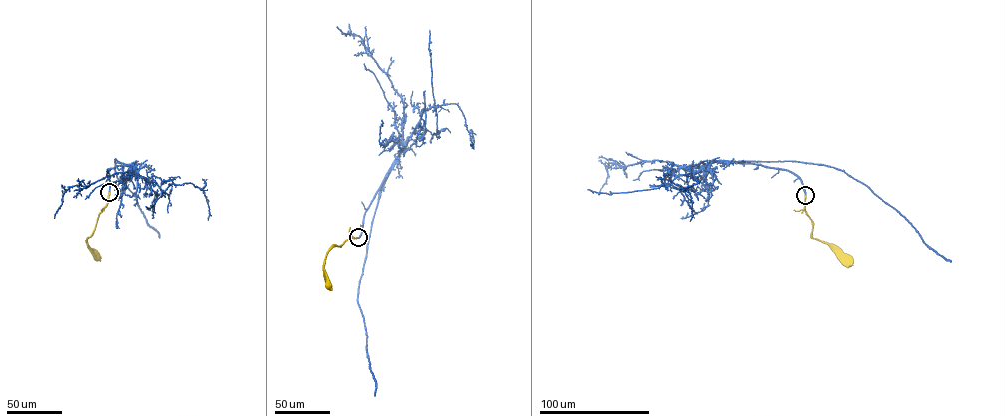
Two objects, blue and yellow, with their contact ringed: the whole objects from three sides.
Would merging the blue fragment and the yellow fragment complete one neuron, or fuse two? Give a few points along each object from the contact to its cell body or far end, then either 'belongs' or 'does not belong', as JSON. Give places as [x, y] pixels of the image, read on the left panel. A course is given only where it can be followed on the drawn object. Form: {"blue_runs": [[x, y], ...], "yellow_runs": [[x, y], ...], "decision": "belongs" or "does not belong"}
{"blue_runs": [[109, 192], [107, 170], [124, 165], [115, 158], [117, 177], [133, 193], [147, 224], [160, 238]], "yellow_runs": [[109, 192], [108, 202], [87, 240], [96, 257]], "decision": "belongs"}

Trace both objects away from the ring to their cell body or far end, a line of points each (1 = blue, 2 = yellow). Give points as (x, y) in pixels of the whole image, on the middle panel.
1: (358, 237), (365, 211), (388, 172), (372, 225), (357, 302), (364, 320), (366, 350), (375, 381), (375, 396)
2: (358, 237), (347, 239), (328, 251), (323, 271), (327, 285)

